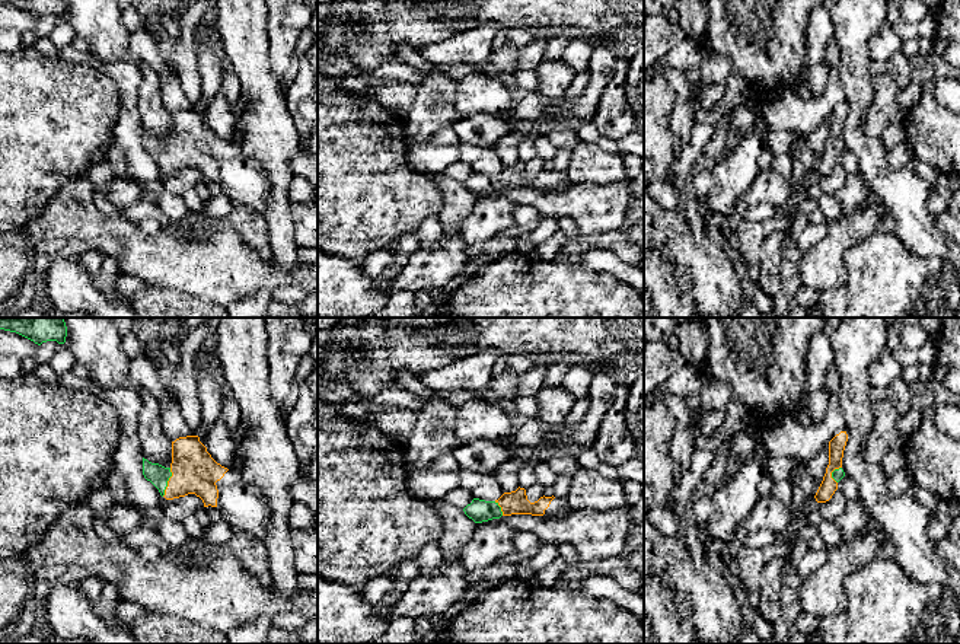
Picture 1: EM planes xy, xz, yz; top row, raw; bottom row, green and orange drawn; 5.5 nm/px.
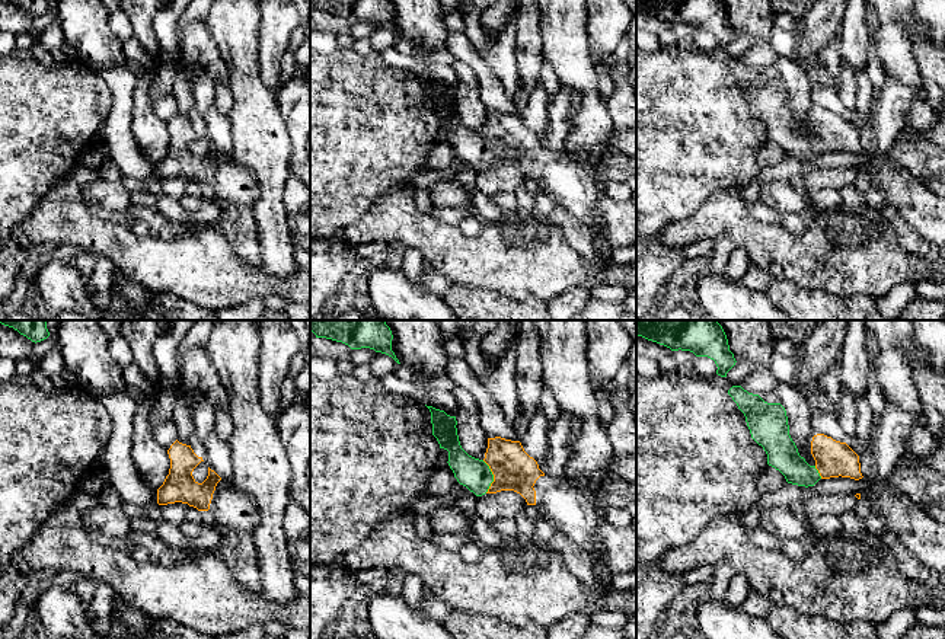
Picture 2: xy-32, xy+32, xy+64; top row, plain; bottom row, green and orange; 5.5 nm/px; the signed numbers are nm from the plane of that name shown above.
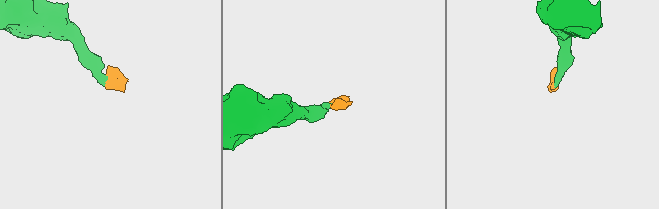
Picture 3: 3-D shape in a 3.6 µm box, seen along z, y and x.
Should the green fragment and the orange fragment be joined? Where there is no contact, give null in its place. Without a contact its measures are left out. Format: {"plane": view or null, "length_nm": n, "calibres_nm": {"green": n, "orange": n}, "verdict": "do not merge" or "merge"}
{"plane": "xy", "length_nm": 170, "calibres_nm": {"green": 120, "orange": 240}, "verdict": "merge"}

